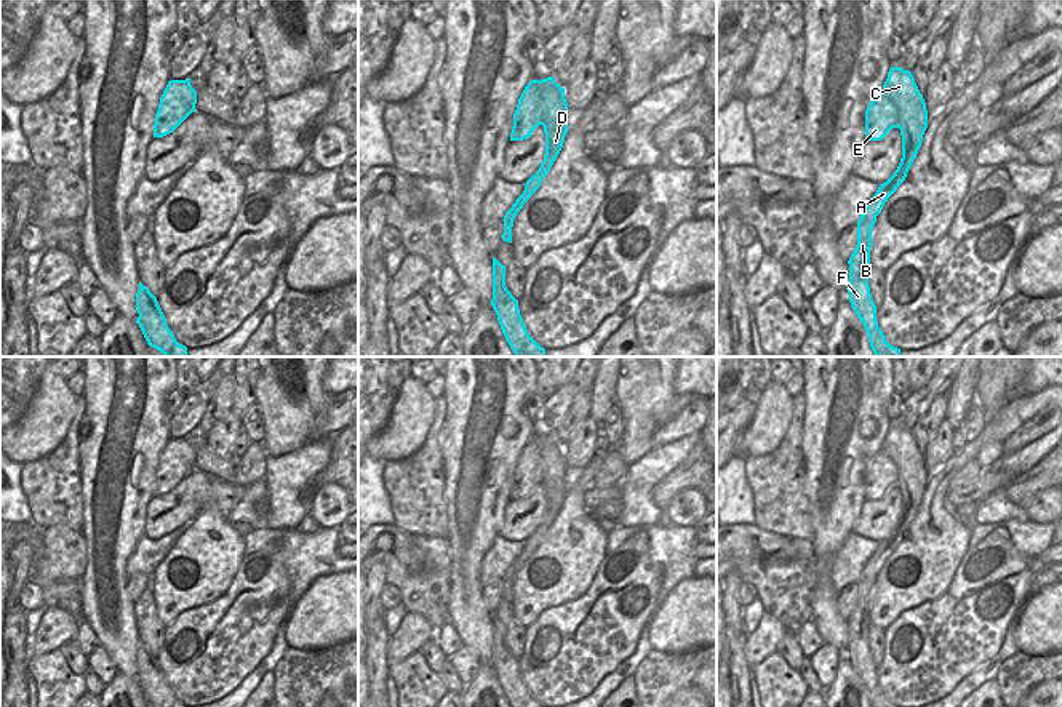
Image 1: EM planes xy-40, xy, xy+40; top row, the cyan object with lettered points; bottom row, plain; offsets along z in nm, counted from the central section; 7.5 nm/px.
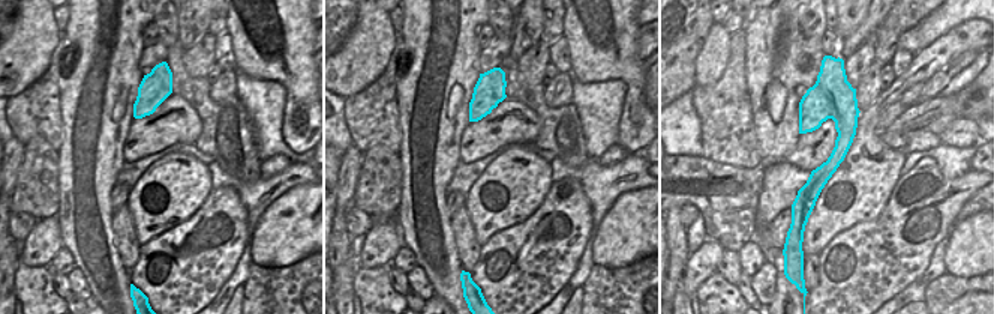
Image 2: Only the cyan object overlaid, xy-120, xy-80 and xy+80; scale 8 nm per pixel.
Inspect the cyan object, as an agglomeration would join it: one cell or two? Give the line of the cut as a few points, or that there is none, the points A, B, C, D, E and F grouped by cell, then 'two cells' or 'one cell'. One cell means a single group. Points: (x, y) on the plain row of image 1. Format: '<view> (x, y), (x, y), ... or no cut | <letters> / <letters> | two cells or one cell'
xy (534, 439), (542, 458), (542, 482) | A B C D F / E | two cells

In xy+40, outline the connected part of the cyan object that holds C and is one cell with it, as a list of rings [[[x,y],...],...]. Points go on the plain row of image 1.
[[[891,425],[881,448],[896,462],[900,472],[902,517],[894,533],[880,542],[857,579],[857,603],[848,619],[849,622],[849,661],[862,680],[872,707],[897,707],[891,704],[878,686],[876,664],[870,653],[868,625],[872,606],[872,587],[888,557],[905,539],[907,531],[916,517],[928,486],[928,469],[910,429]]]

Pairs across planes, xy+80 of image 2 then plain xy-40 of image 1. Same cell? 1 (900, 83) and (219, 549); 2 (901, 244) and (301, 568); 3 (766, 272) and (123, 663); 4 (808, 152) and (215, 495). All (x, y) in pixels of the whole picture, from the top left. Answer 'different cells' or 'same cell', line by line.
1: same cell
2: different cells
3: different cells
4: same cell

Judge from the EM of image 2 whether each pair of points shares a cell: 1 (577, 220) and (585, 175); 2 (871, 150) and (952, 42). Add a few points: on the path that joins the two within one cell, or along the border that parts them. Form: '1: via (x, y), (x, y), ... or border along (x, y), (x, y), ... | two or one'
1: border along (552, 181), (580, 184), (591, 221) | two
2: via (870, 120), (873, 111), (922, 65) | one

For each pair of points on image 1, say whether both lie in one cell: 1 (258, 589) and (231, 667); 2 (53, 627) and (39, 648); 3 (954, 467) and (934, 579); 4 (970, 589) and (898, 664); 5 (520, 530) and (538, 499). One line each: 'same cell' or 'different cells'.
1: same cell
2: same cell
3: same cell
4: same cell
5: same cell

